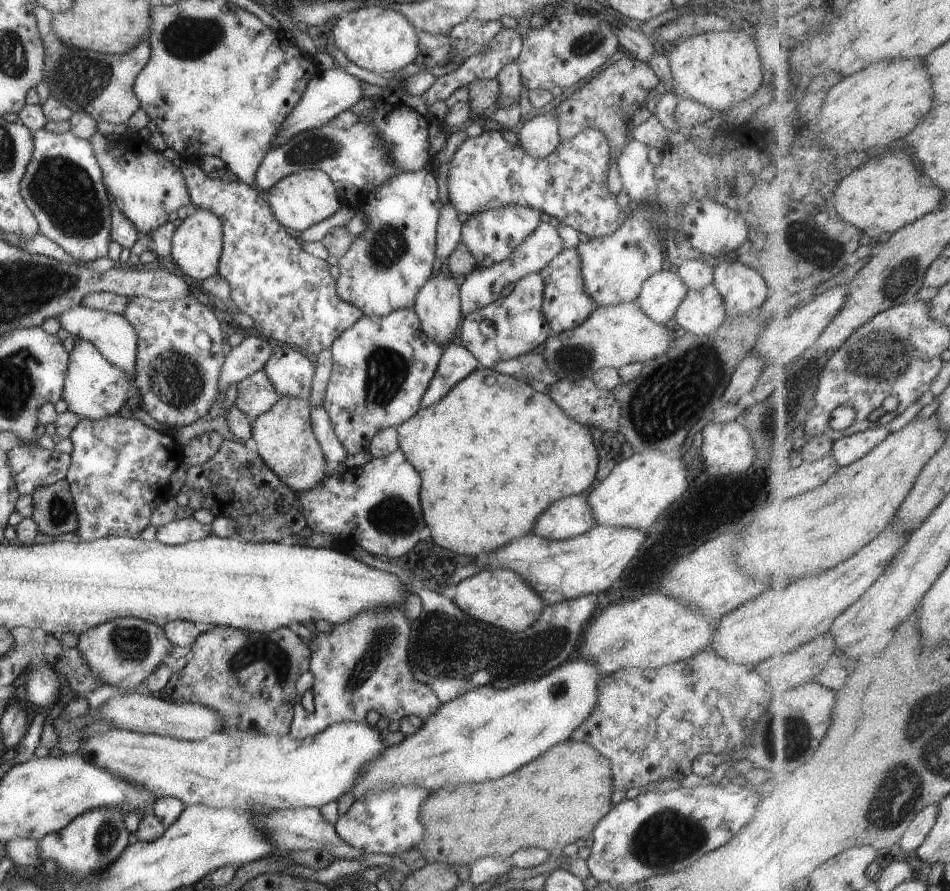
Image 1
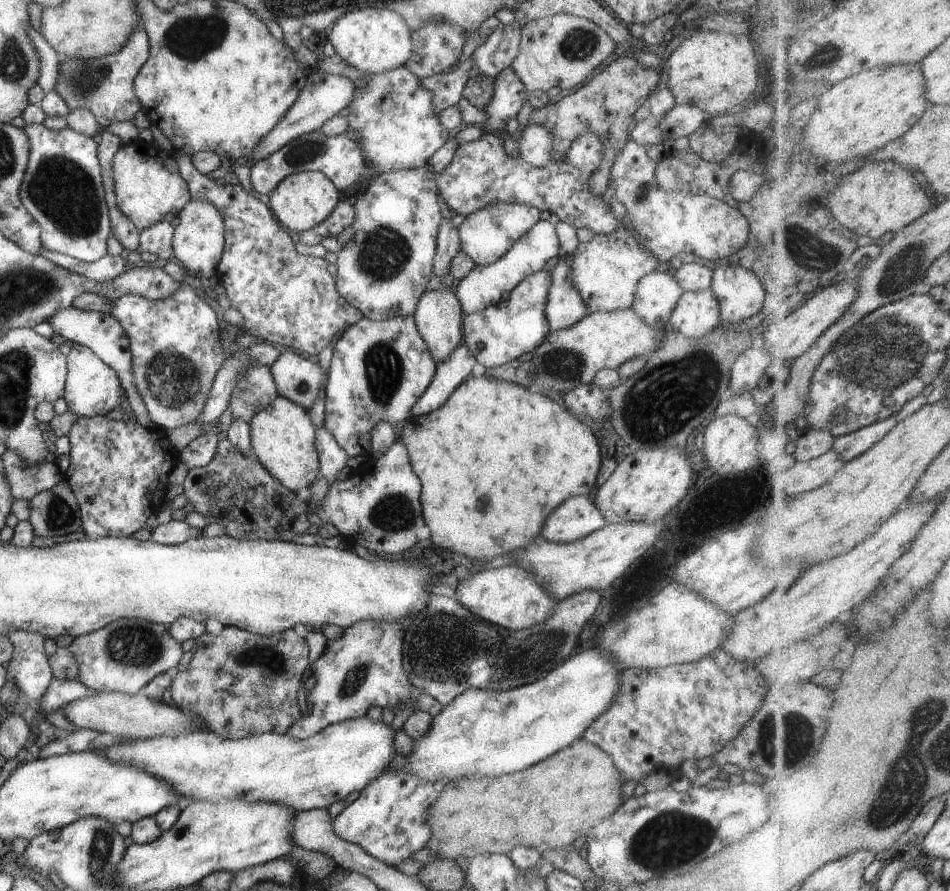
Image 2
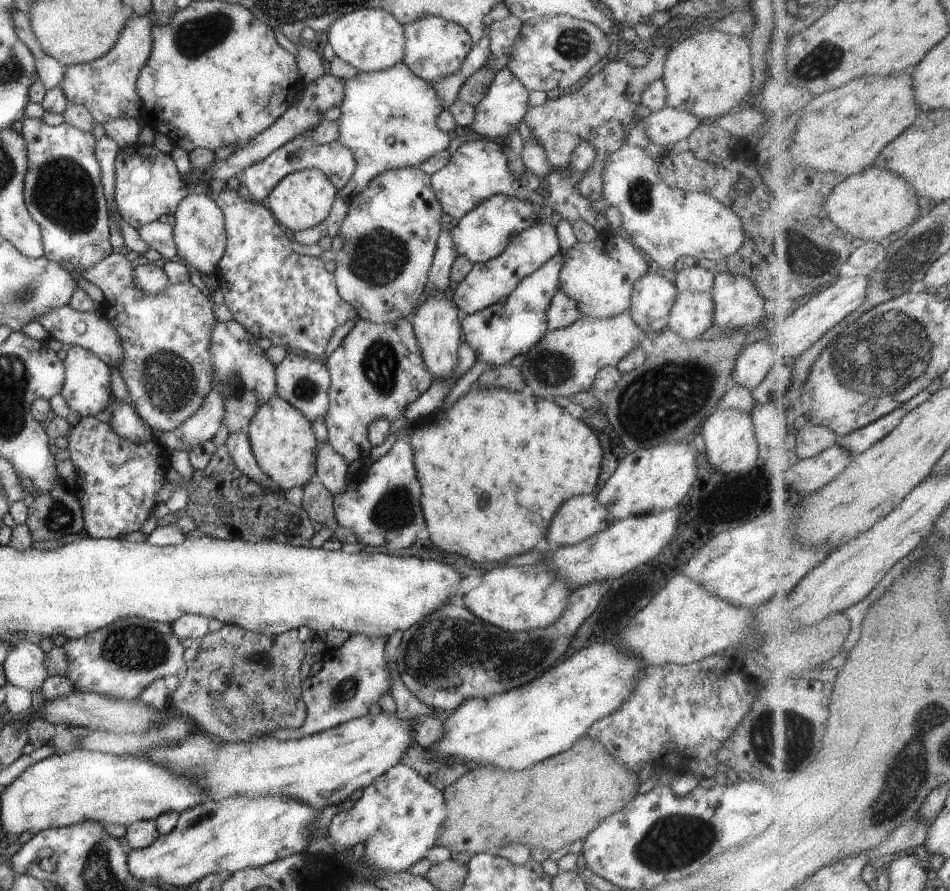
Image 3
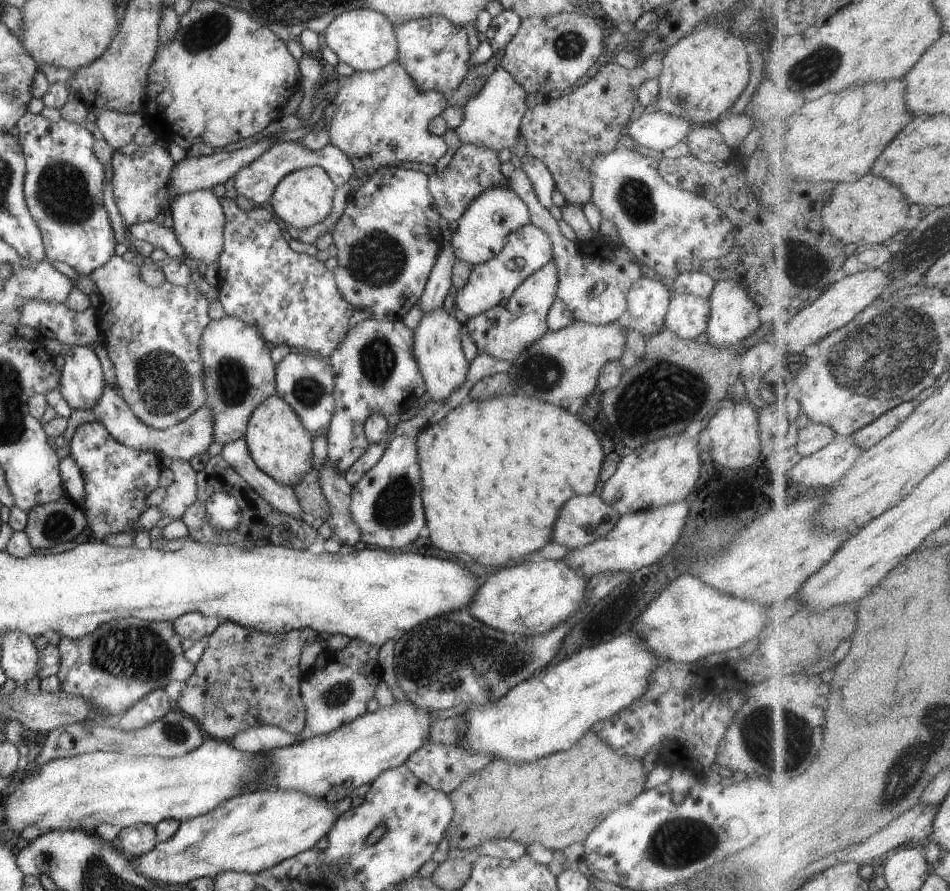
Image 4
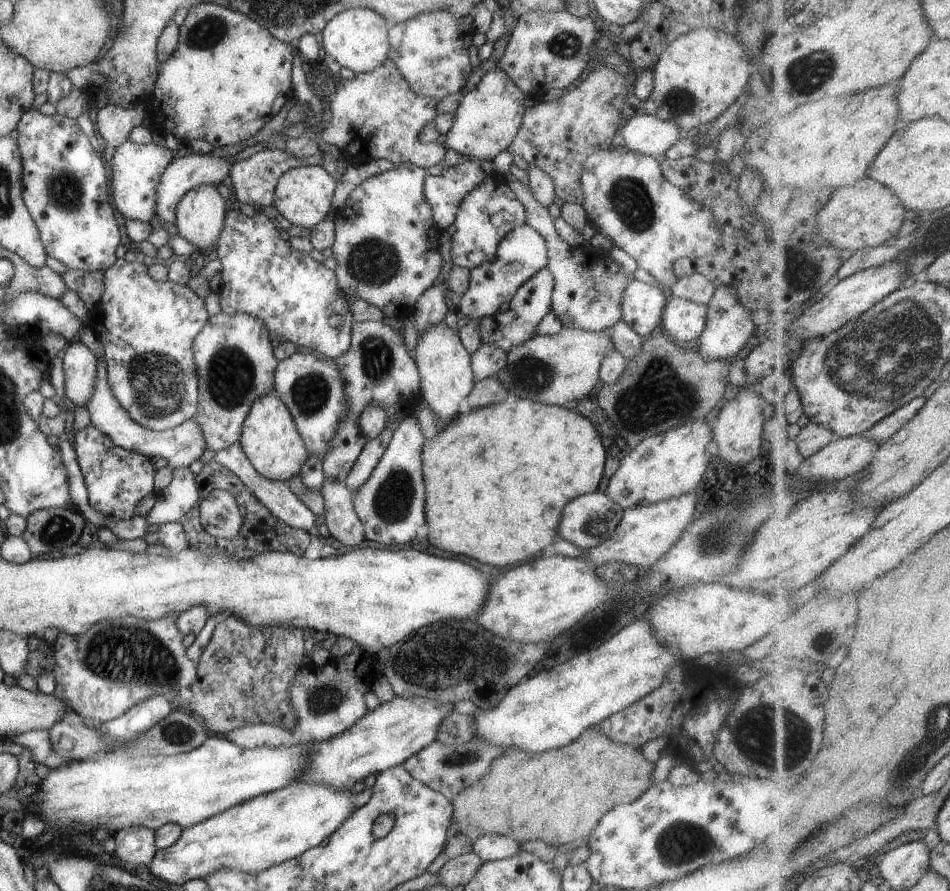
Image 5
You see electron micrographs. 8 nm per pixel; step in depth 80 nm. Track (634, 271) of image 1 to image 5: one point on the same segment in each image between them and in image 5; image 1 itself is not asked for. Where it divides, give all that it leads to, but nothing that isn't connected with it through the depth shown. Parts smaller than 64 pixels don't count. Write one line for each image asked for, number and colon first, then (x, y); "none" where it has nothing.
2: (605, 271)
3: (598, 276)
4: (593, 278)
5: (587, 290)

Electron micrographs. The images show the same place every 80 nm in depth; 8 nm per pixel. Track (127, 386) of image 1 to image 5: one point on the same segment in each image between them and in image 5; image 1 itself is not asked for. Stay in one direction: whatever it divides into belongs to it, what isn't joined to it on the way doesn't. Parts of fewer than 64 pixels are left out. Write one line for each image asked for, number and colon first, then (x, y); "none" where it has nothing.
2: (91, 388)
3: (85, 389)
4: (81, 382)
5: (79, 365)

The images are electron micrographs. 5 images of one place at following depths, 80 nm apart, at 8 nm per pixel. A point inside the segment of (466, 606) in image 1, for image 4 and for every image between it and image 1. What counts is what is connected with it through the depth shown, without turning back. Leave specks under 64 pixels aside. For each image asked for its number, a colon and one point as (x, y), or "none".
2: (508, 597)
3: (521, 598)
4: (528, 599)

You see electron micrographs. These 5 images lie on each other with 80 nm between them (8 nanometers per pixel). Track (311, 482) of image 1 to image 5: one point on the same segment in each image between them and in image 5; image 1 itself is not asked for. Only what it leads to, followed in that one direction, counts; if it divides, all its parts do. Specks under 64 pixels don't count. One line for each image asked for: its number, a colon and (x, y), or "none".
2: (282, 435)
3: (281, 439)
4: (277, 442)
5: (269, 438)

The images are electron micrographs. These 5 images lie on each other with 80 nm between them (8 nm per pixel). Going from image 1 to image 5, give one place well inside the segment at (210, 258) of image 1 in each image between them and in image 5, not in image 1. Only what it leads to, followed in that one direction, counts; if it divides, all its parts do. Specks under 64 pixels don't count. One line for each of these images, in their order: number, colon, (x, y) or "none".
2: (198, 239)
3: (198, 232)
4: (198, 220)
5: (199, 214)

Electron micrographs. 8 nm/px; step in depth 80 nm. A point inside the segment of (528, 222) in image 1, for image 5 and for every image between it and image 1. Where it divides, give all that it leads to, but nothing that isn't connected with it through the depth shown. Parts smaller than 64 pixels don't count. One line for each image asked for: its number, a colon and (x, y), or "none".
2: (484, 235)
3: (481, 234)
4: (481, 231)
5: (485, 215)

